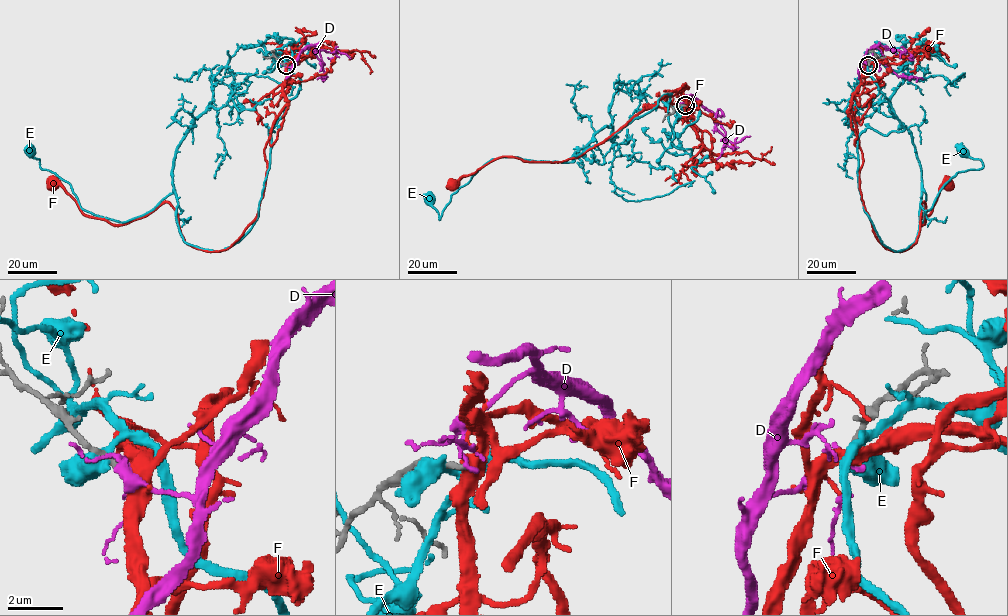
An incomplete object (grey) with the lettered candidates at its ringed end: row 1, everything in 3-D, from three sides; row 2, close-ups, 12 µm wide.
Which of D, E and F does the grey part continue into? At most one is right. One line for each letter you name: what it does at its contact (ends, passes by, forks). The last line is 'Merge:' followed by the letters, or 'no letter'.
F: It passes by
Merge: F

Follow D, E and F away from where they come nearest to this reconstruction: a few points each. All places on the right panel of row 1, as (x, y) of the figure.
D: (868, 65), (860, 66), (862, 59), (877, 45), (885, 62), (897, 75), (923, 79)
E: (868, 64), (904, 130), (857, 142), (886, 246), (915, 240), (923, 190), (922, 222), (983, 166), (960, 151)
F: (868, 64), (851, 110), (875, 237), (893, 251), (909, 248), (922, 204), (922, 225), (947, 185)

